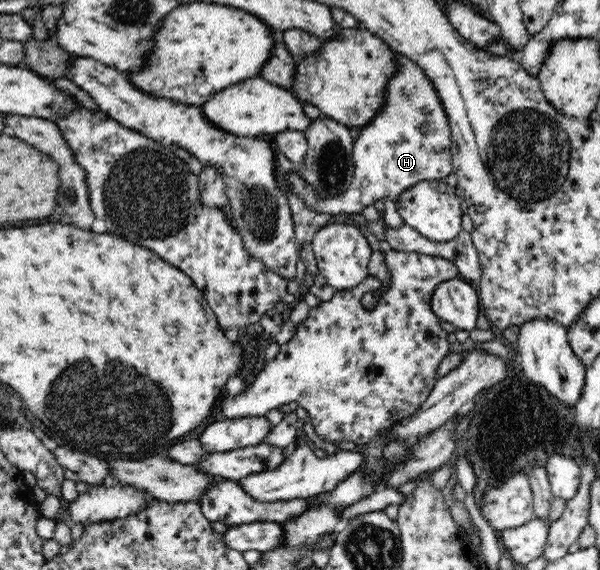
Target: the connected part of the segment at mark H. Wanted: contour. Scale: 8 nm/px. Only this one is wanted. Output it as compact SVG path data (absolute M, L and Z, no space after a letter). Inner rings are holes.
M397 53L398 71L388 81L386 101L379 115L361 129L353 146L353 181L344 194L334 199L320 198L296 171L284 172L306 207L318 213L360 214L367 206L383 198L396 201L422 181L444 180L453 172L451 130L437 91L425 73L413 61Z

